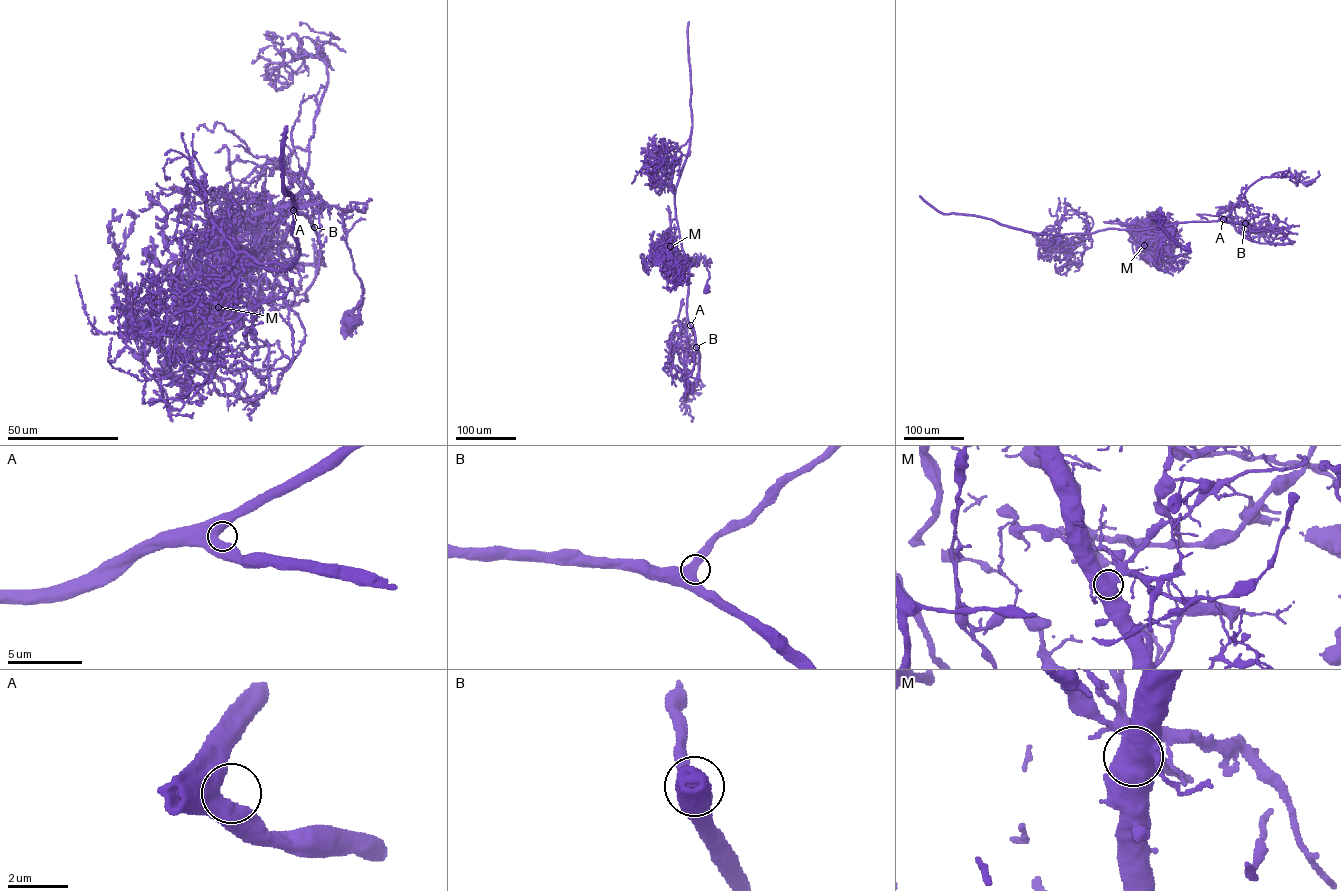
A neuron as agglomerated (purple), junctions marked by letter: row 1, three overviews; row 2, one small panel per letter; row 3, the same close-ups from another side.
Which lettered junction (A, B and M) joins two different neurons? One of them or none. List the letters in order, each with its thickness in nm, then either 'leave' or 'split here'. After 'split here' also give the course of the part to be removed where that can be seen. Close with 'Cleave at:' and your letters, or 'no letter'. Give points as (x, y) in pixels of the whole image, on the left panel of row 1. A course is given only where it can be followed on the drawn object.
A: 600 nm | leave
B: 550 nm | leave
M: 900 nm | split here | (218, 307), (221, 265), (242, 225), (321, 202), (342, 211), (361, 281), (350, 316), (364, 297)
Cleave at: M

